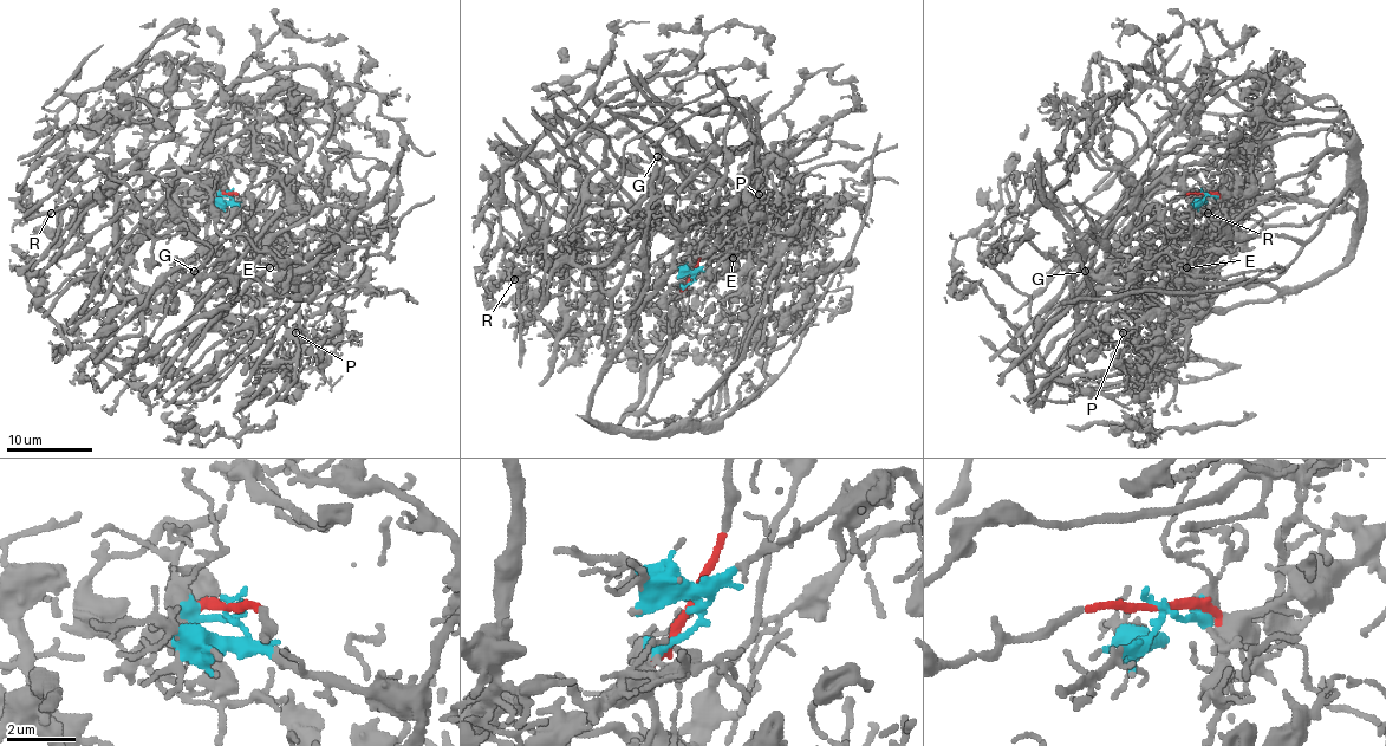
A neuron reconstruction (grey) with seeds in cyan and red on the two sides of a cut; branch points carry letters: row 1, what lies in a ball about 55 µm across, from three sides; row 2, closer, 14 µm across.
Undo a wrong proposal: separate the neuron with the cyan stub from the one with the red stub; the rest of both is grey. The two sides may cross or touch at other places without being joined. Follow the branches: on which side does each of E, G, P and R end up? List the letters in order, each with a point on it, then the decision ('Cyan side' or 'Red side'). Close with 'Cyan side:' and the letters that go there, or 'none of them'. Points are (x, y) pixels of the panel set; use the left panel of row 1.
E: Place: (269, 267). Cyan side
G: Place: (194, 271). Red side
P: Place: (295, 332). Cyan side
R: Place: (51, 213). Red side
Cyan side: E, P

